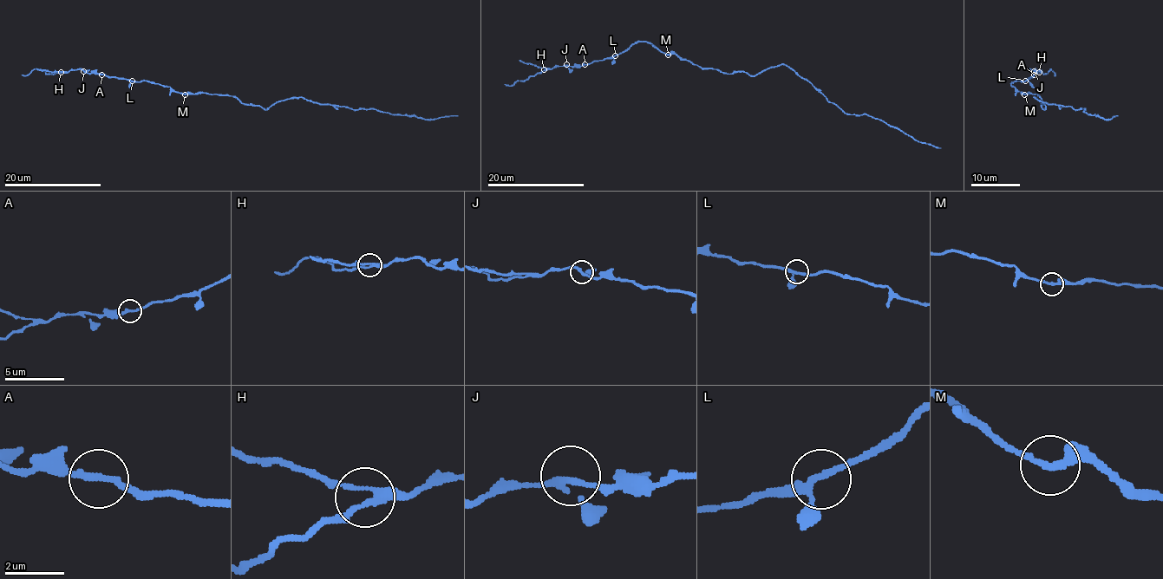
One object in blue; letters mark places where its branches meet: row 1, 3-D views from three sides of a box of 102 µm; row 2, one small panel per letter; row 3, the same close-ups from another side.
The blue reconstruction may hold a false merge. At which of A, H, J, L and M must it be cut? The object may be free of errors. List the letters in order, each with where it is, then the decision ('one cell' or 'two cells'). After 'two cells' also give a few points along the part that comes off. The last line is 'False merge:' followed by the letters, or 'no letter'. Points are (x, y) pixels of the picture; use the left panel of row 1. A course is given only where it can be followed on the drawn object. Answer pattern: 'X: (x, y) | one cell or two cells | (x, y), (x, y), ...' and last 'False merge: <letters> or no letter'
A: (101, 74) | one cell
H: (61, 72) | one cell
J: (83, 71) | one cell
L: (132, 81) | one cell
M: (185, 94) | one cell
False merge: no letter

